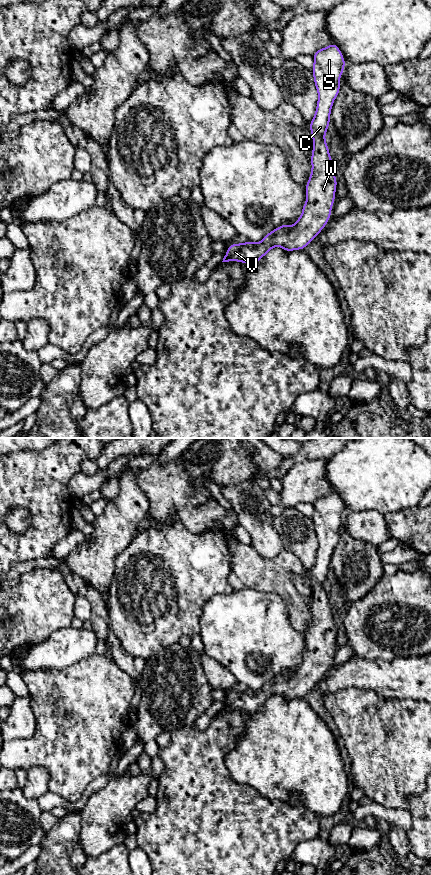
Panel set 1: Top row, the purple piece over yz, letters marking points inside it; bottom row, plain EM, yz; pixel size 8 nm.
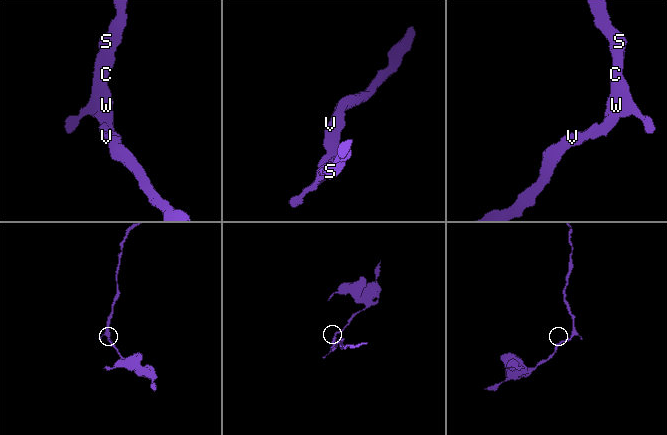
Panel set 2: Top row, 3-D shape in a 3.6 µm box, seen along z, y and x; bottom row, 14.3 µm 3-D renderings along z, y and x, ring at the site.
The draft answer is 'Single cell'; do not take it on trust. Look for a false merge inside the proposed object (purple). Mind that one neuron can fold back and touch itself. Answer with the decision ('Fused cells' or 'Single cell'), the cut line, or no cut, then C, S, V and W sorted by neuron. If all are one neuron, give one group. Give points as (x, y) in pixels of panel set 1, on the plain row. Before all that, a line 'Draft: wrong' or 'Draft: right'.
Draft: right
Single cell. No split. Groups: C S V W

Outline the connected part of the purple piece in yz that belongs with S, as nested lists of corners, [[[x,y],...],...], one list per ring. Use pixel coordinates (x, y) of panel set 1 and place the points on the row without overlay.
[[[336,491],[317,498],[312,504],[314,512],[311,518],[318,548],[314,565],[309,571],[313,587],[313,601],[310,604],[312,617],[305,633],[307,649],[303,653],[301,664],[293,675],[284,671],[266,682],[258,691],[247,688],[244,692],[230,692],[222,710],[236,709],[255,713],[275,694],[286,700],[304,698],[330,668],[337,626],[325,581],[331,570],[333,550],[341,536],[340,525],[346,509]]]

